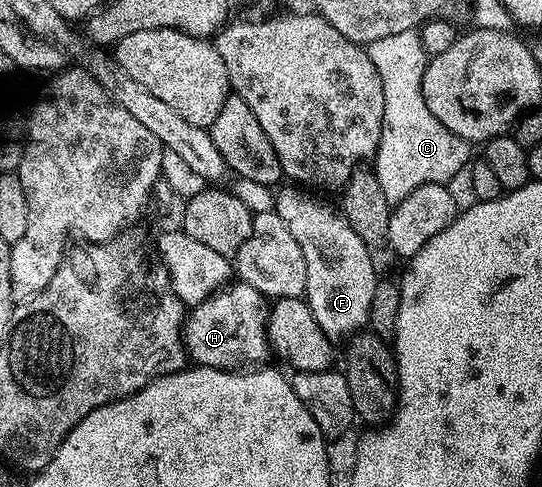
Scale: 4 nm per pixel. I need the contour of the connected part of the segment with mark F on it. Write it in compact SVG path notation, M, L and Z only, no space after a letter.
M301 186L282 187L275 196L275 211L279 217L283 218L284 225L288 232L299 242L299 247L303 250L304 261L307 266L307 280L303 299L309 305L311 314L315 322L327 334L329 339L340 342L341 339L352 337L362 331L369 323L369 311L371 310L371 300L375 296L375 290L379 281L377 268L373 265L374 253L365 245L363 238L351 230L351 226L345 221L344 216L336 207L324 204L320 200L320 195L306 190Z

